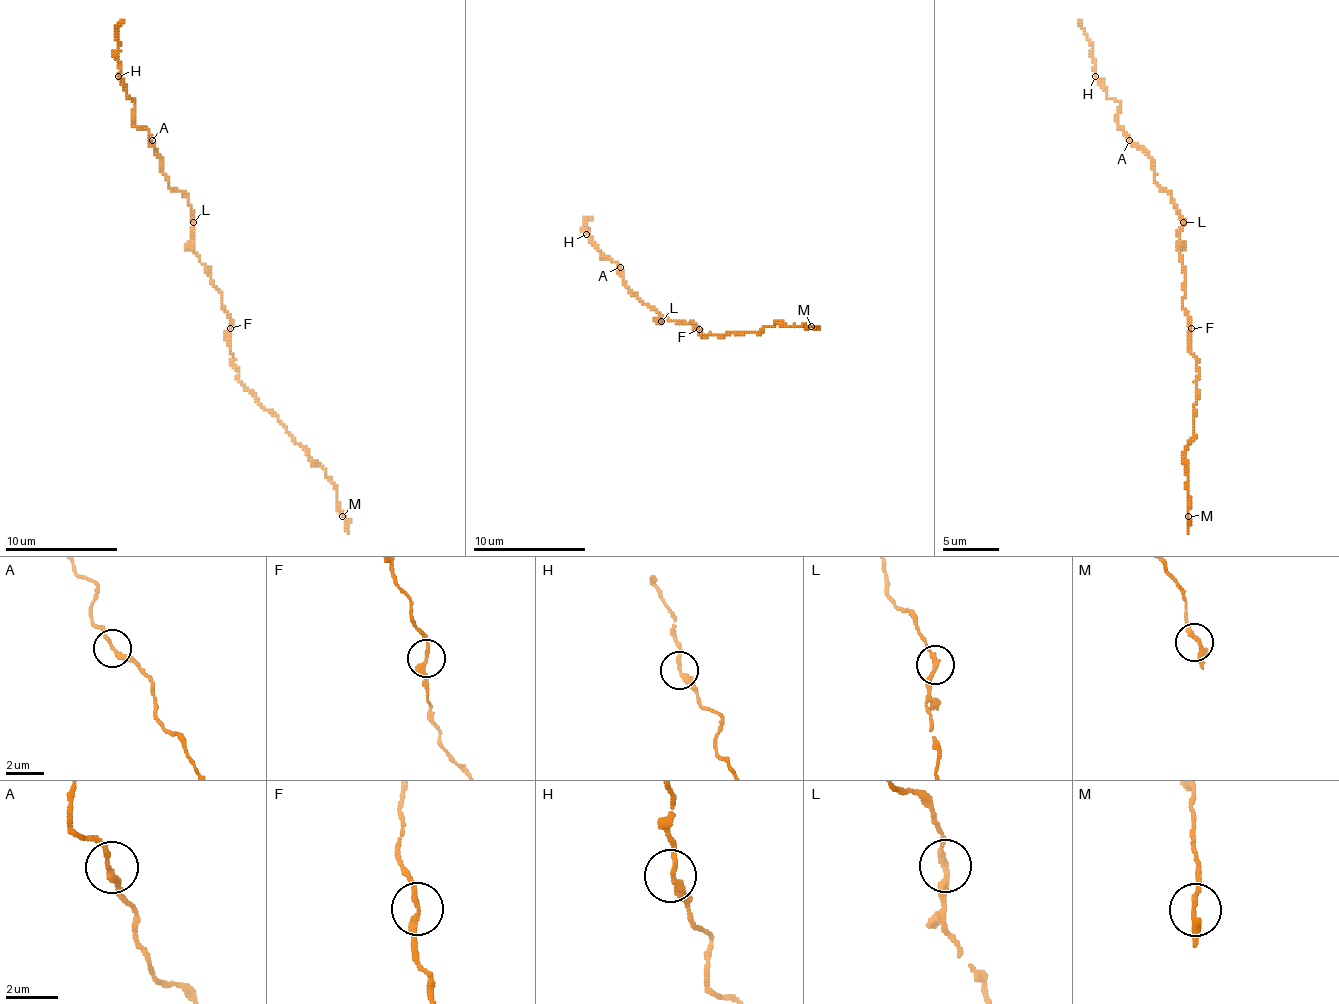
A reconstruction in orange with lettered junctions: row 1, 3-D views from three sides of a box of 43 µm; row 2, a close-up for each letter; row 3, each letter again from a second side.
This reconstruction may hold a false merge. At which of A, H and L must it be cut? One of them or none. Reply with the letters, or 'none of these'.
none of these

